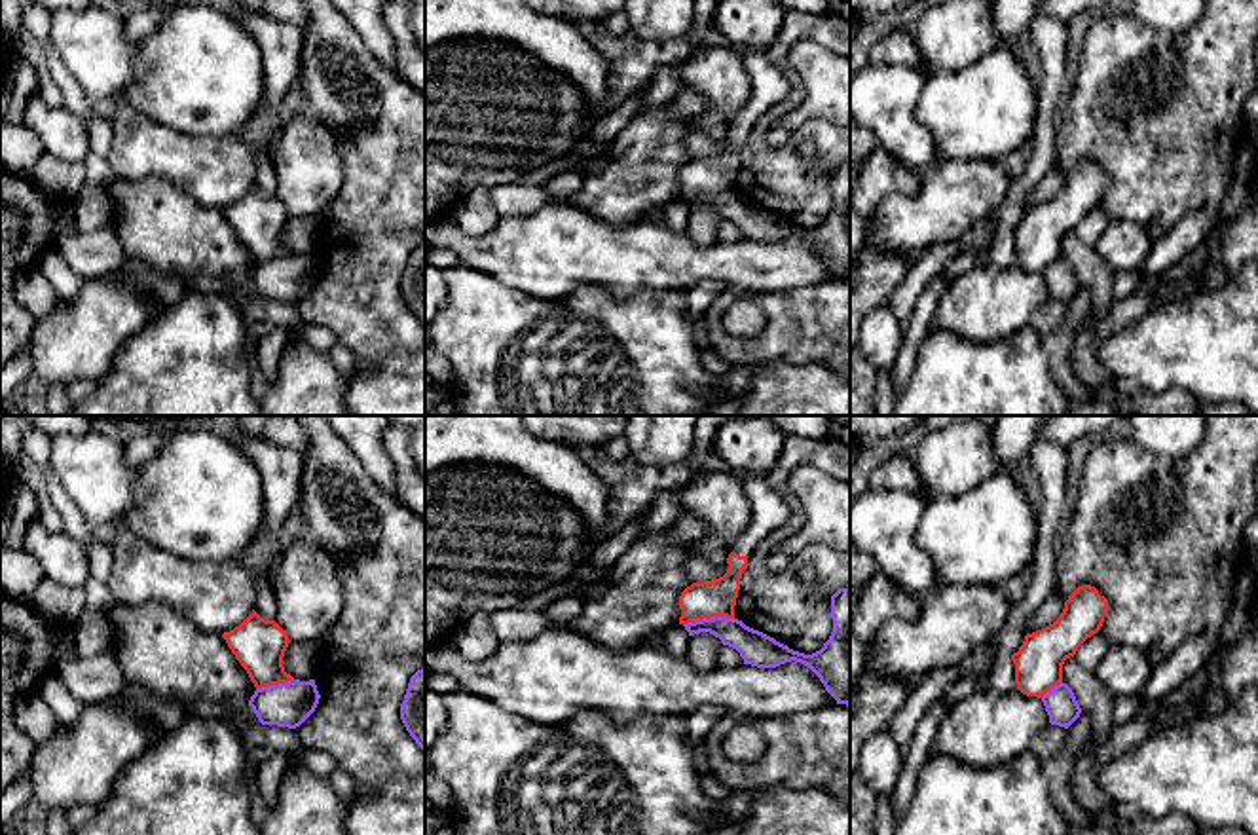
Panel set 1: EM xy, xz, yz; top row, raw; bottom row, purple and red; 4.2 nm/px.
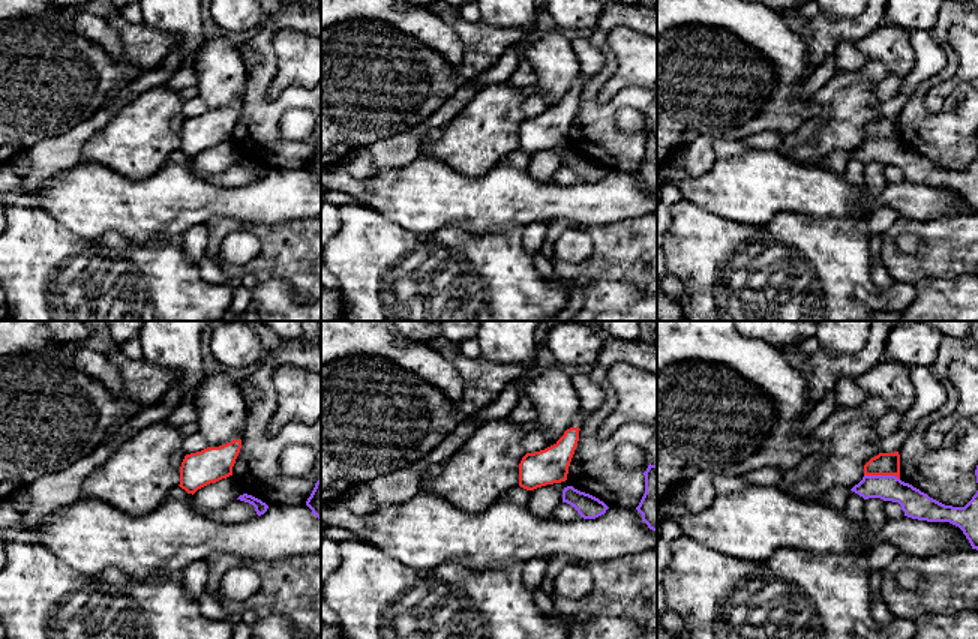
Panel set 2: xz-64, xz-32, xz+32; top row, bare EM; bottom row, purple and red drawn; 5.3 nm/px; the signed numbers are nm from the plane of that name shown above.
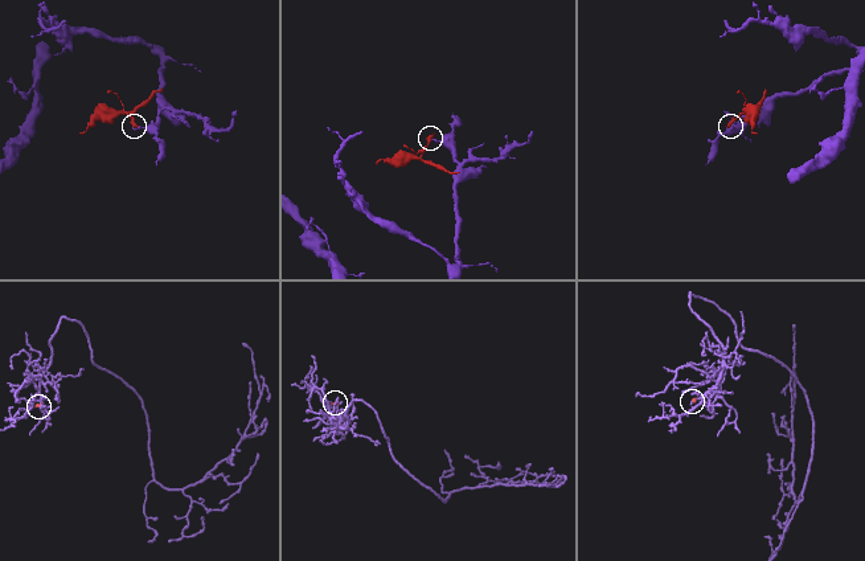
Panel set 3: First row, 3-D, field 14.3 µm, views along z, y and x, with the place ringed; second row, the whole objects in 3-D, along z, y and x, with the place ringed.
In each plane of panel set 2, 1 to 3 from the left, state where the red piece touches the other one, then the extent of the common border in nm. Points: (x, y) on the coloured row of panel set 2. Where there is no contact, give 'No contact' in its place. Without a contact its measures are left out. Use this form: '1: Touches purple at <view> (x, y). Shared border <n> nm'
1: No contact
2: No contact
3: Touches purple at xz+32 (882, 476). Shared border 190 nm

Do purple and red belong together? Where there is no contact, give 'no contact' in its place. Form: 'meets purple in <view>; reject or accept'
meets purple in xz; reject

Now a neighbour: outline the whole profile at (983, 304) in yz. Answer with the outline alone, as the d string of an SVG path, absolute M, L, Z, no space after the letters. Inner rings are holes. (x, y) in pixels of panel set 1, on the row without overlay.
M975 264L947 285L928 334L947 330L971 343L996 342L1027 326L1030 315L1049 300L1038 271L1027 271L1019 264Z

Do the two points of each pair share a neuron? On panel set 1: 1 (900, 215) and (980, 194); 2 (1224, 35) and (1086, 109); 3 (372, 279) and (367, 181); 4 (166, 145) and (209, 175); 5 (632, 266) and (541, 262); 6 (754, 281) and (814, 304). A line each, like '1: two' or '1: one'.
1: one
2: one
3: one
4: one
5: one
6: two

